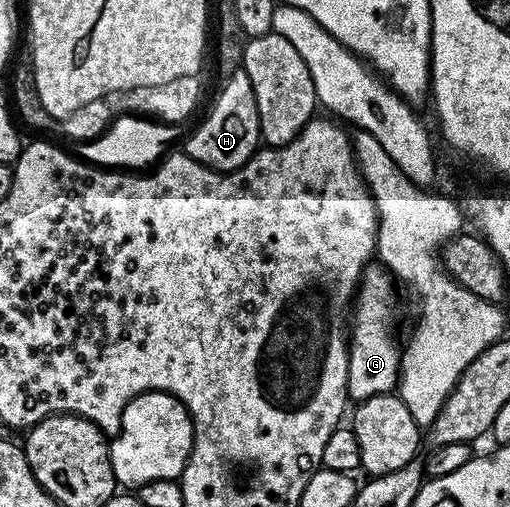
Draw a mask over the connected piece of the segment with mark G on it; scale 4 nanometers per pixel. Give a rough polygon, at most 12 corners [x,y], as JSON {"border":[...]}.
{"border":[[369,264],[350,310],[348,397],[391,394],[393,275]]}

